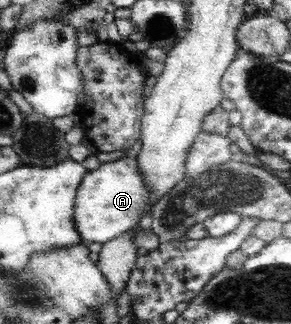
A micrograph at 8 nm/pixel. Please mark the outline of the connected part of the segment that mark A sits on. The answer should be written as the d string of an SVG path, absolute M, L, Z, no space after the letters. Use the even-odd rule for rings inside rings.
M121 158L103 162L98 169L84 174L75 197L74 224L84 243L104 244L138 225L151 210L149 189L145 186L137 158Z

